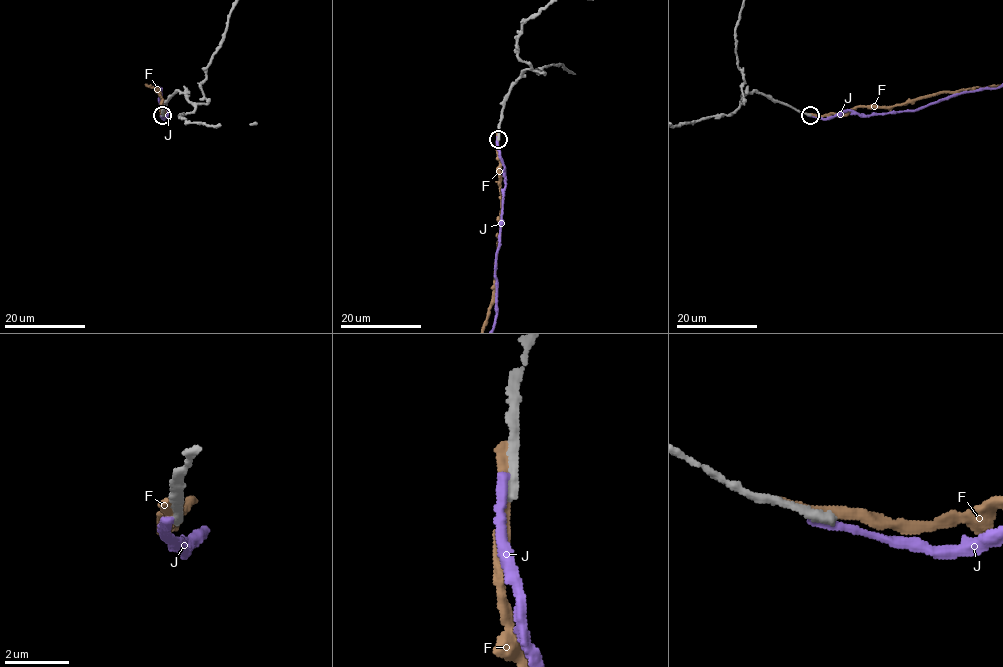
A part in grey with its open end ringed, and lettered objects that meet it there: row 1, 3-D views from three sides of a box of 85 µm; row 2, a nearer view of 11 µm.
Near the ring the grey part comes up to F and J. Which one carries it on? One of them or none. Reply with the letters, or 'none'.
none

